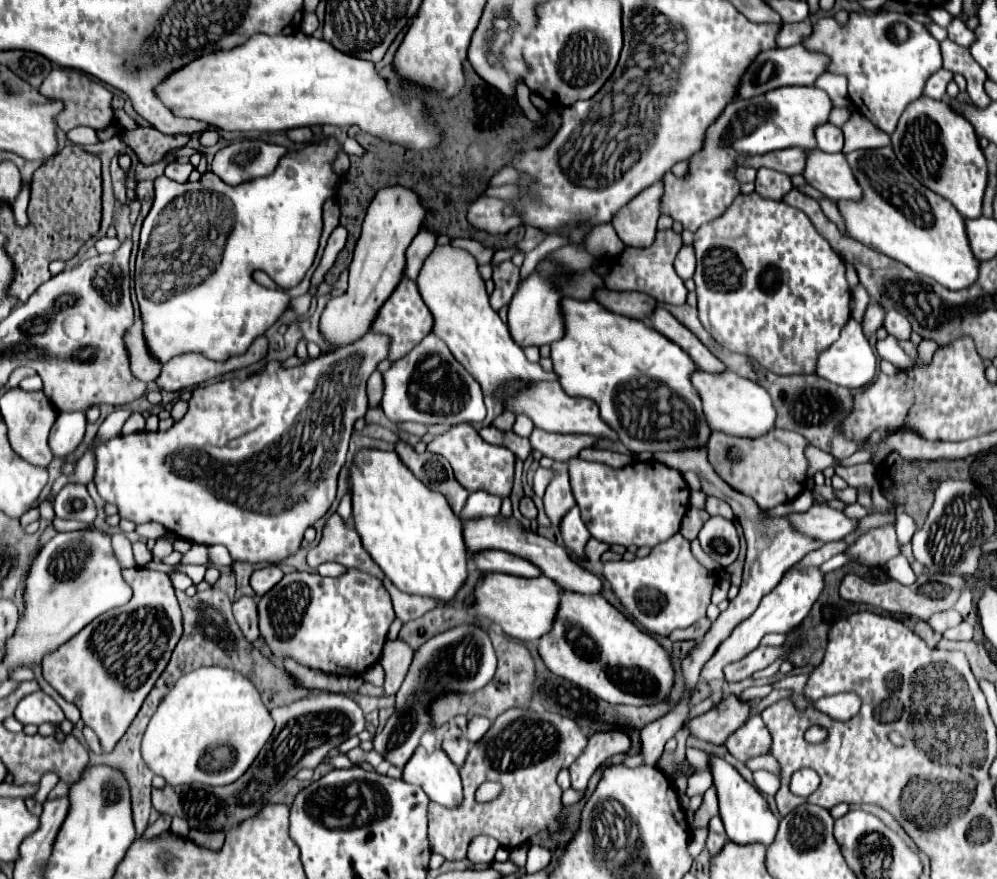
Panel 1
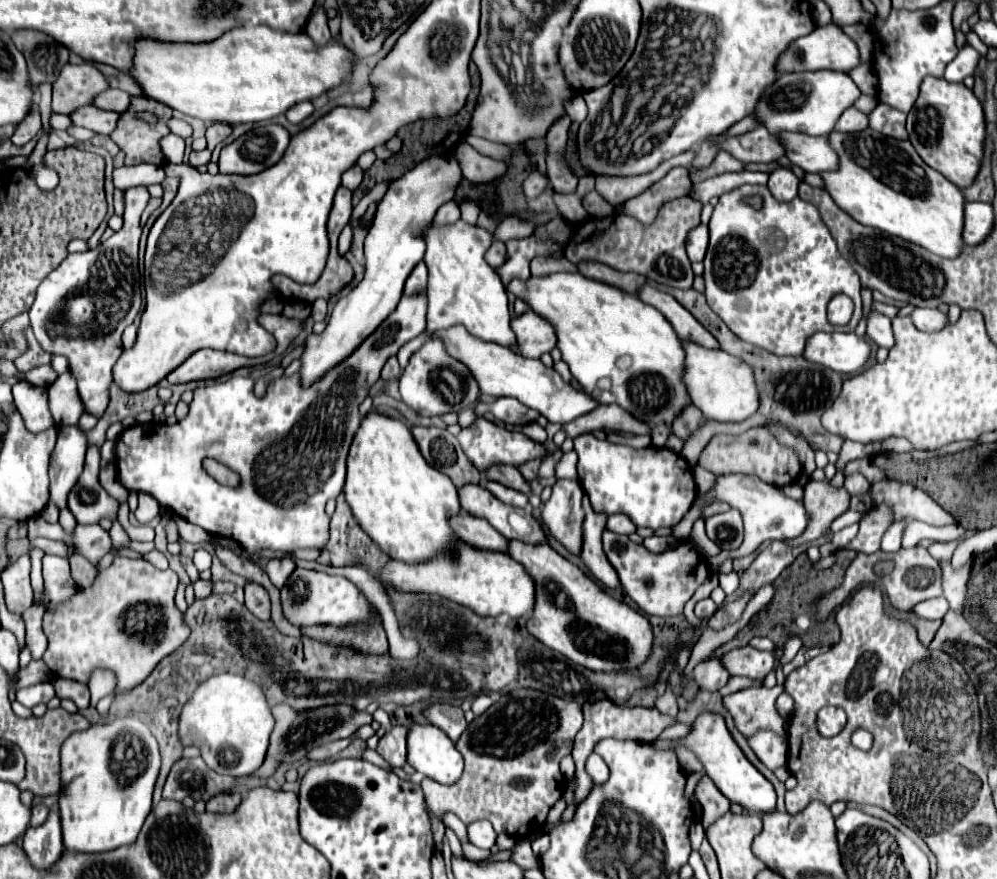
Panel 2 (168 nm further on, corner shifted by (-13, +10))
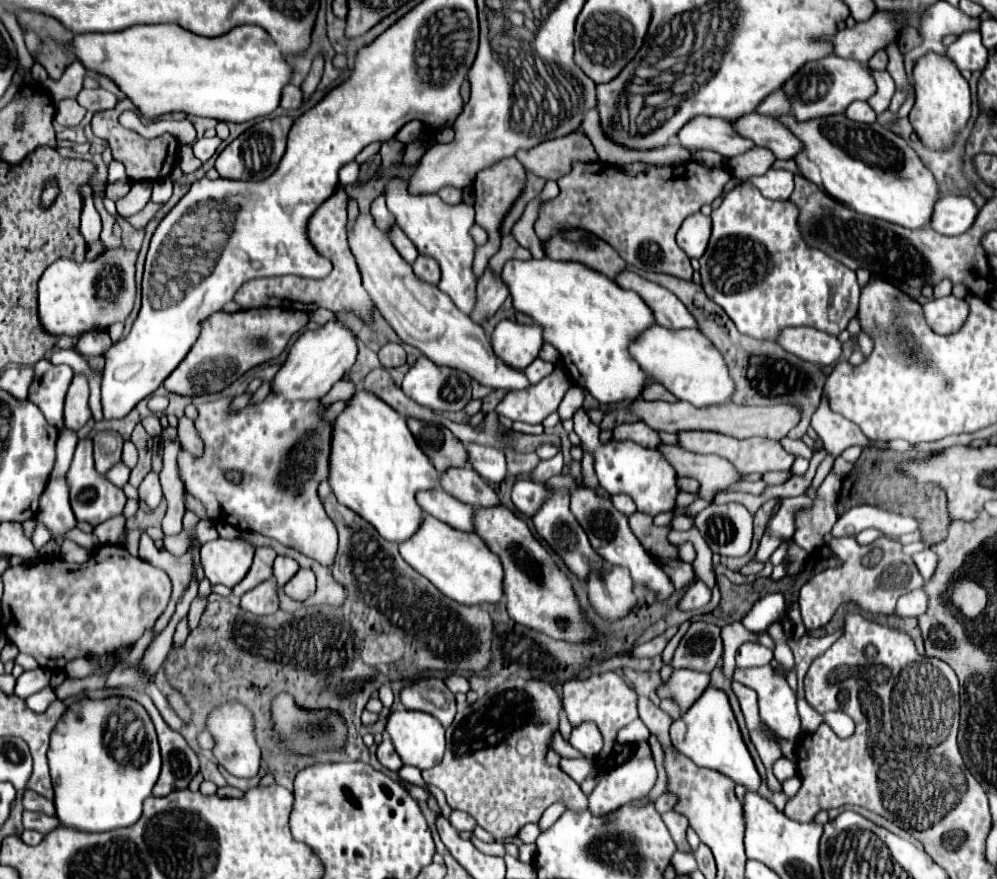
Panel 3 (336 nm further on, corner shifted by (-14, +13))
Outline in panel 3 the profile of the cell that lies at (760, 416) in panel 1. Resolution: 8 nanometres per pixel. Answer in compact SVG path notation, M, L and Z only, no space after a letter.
M652 326L636 338L630 346L636 362L642 364L654 382L664 384L678 400L686 400L694 406L722 406L732 400L736 384L728 372L728 366L716 346L700 330L666 330Z

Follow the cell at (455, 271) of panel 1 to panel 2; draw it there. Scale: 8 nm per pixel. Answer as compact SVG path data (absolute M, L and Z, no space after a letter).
M463 219L453 225L429 225L429 233L425 233L427 253L423 257L429 269L429 311L427 311L427 331L409 343L405 343L397 357L401 369L407 365L409 357L429 339L429 333L439 329L449 329L453 325L465 325L467 331L483 341L495 341L499 345L511 347L515 343L515 335L509 327L509 307L507 293L499 279L499 275L487 265L485 251L493 243L493 235L483 227L469 225Z

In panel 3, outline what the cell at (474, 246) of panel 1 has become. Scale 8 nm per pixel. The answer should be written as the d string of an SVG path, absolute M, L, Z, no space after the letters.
M694 160L680 166L652 166L646 174L626 176L620 168L610 168L602 162L572 162L570 174L558 180L560 194L554 200L546 200L540 204L538 218L534 230L542 242L552 238L554 234L562 234L566 230L582 228L586 232L598 234L600 240L608 242L620 258L624 258L630 266L644 272L662 272L676 276L680 280L692 280L690 258L682 248L678 248L674 236L682 222L700 212L704 204L712 204L716 196L722 192L724 184L730 180L730 172L724 168L706 168Z

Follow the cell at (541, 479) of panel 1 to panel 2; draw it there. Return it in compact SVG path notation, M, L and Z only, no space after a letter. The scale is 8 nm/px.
M569 451L557 463L557 479L577 479L577 453Z

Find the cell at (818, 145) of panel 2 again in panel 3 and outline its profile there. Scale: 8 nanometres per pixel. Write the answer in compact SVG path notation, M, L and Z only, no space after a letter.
M752 112L738 118L738 122L732 122L732 126L736 126L738 134L750 138L756 146L772 150L780 160L790 160L804 150L804 144L778 118Z

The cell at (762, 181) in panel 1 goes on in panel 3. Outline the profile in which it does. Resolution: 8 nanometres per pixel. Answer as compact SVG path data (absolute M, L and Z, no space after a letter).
M768 170L762 176L752 176L750 182L770 200L788 200L794 190L794 174L788 170Z

